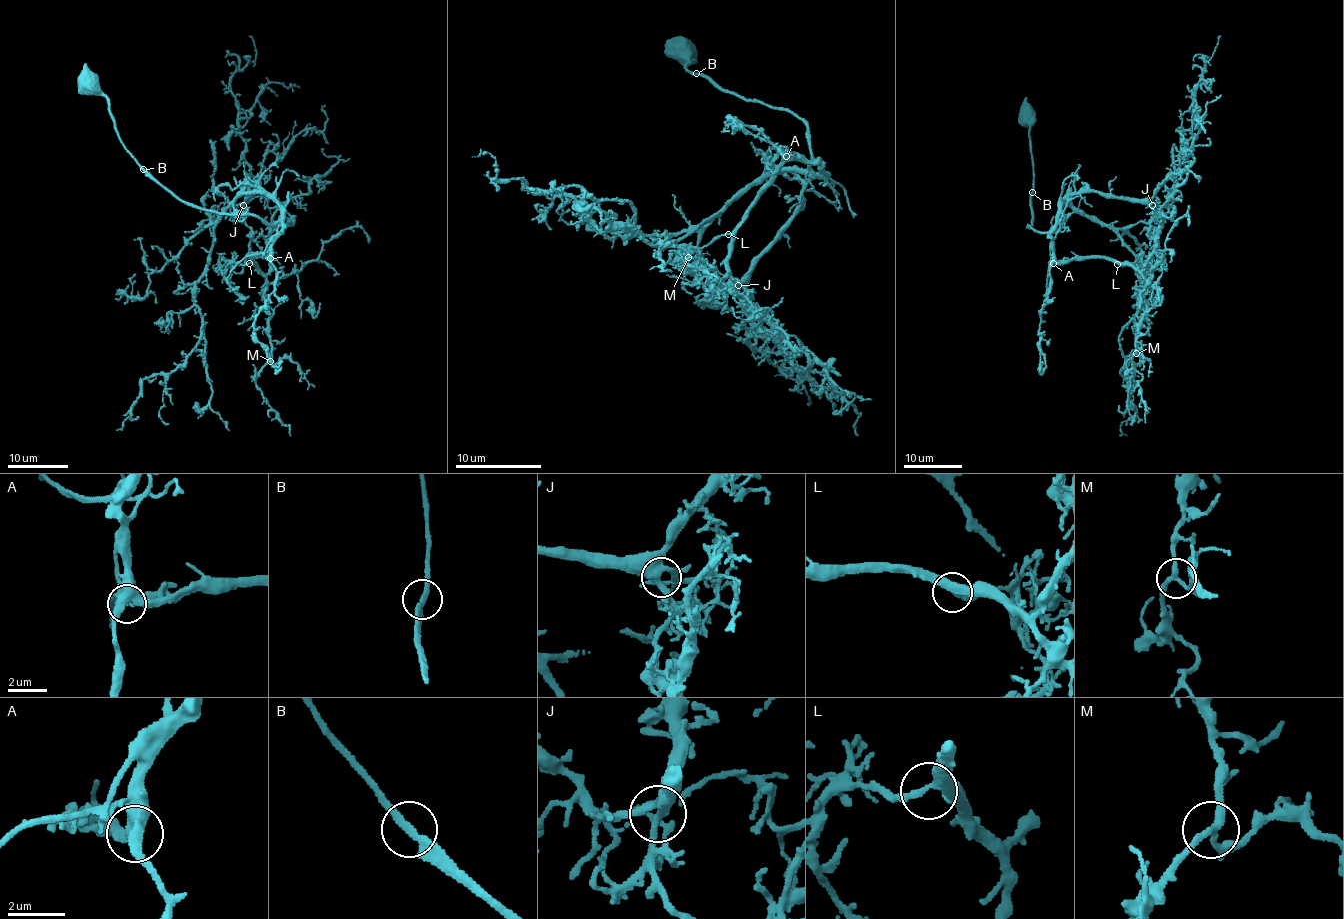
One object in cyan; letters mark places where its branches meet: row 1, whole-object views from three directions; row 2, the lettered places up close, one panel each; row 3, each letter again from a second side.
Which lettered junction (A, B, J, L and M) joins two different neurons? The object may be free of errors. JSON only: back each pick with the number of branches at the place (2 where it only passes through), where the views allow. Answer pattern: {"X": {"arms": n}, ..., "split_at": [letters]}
{"B": {"arms": 2}, "split_at": ["B"]}

